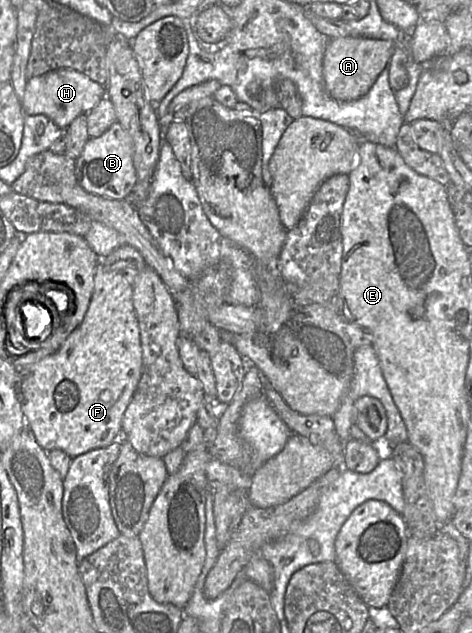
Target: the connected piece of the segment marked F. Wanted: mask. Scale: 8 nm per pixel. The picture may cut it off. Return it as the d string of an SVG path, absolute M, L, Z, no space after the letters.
M99 263L95 273L94 291L91 302L82 323L67 337L55 353L48 355L38 362L24 368L17 368L16 394L25 417L26 427L33 433L37 443L45 451L62 450L71 458L75 458L93 449L107 447L122 437L122 420L125 411L138 388L143 373L139 324L133 306L132 296L133 286L124 279L122 273L104 270Z

